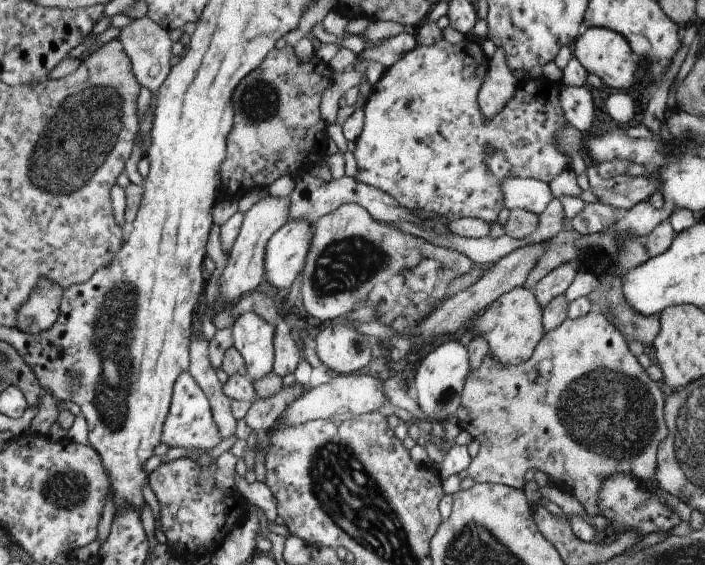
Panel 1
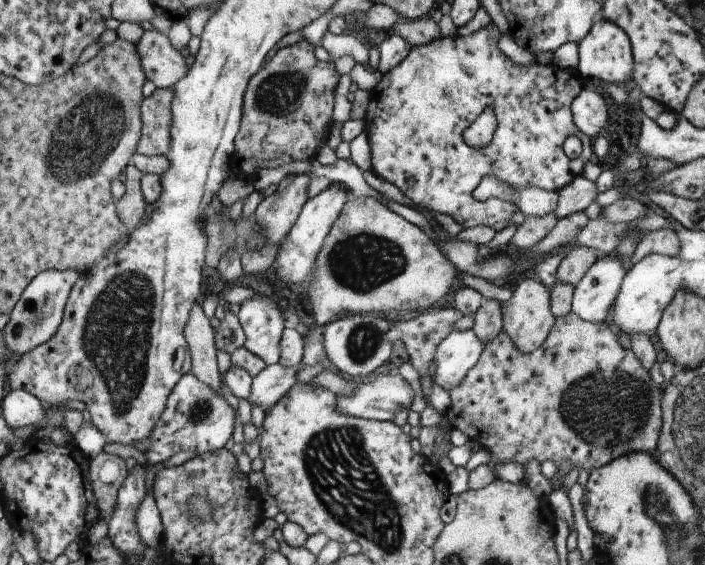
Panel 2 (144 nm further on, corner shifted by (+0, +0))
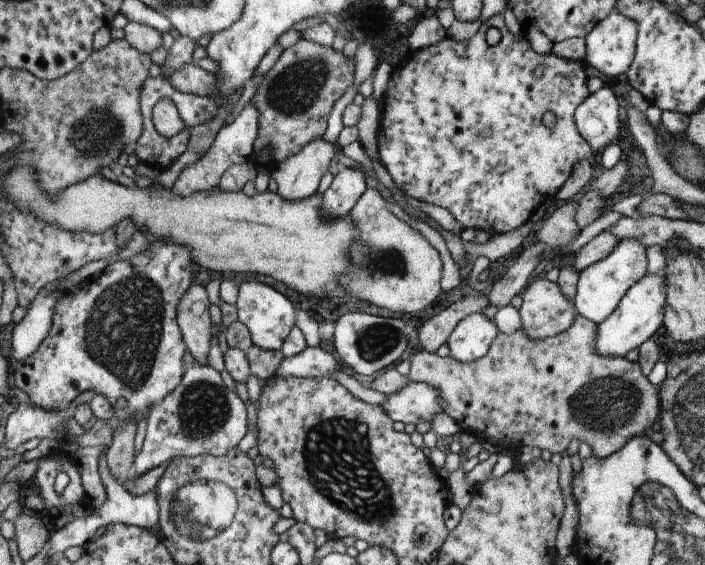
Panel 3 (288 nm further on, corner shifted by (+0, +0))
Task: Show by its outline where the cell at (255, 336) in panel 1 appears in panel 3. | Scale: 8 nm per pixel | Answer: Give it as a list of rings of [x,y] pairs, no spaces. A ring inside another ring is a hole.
[[[257,280],[241,284],[237,314],[239,314],[239,320],[243,320],[243,324],[249,326],[255,346],[271,350],[271,352],[283,350],[289,334],[295,328],[295,304],[283,292]]]

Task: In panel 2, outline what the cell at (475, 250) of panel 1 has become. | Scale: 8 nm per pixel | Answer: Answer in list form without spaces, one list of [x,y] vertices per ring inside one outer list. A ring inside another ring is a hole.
[[[581,174],[575,176],[571,180],[571,184],[563,186],[559,192],[557,192],[557,204],[555,204],[555,218],[557,220],[563,220],[567,218],[569,214],[575,214],[575,212],[583,212],[583,208],[587,208],[589,204],[595,202],[595,196],[599,192],[595,190],[595,182],[589,182],[585,180]]]

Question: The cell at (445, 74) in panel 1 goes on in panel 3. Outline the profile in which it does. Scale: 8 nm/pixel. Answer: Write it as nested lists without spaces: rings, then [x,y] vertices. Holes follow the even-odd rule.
[[[503,14],[491,16],[489,20],[485,20],[479,30],[475,32],[475,36],[471,36],[469,40],[455,40],[451,34],[447,38],[443,38],[441,42],[423,48],[423,50],[415,50],[409,52],[399,66],[393,72],[393,80],[389,82],[389,92],[385,98],[385,106],[383,106],[383,118],[381,118],[381,134],[379,134],[379,152],[381,152],[381,162],[385,166],[385,170],[391,174],[395,186],[403,192],[403,196],[411,196],[419,202],[427,202],[427,204],[435,204],[441,208],[447,208],[453,218],[461,224],[461,228],[473,228],[473,230],[485,230],[491,236],[499,236],[511,230],[521,228],[525,222],[529,222],[529,218],[533,214],[537,214],[537,206],[547,204],[549,200],[555,200],[555,194],[561,190],[561,186],[565,184],[565,180],[573,174],[573,166],[581,160],[591,158],[591,146],[581,138],[581,134],[577,132],[575,120],[573,120],[573,112],[577,110],[577,106],[589,96],[587,92],[587,76],[585,76],[585,66],[581,62],[571,62],[571,60],[563,60],[555,54],[535,54],[529,48],[527,38],[521,34],[521,38],[517,38],[515,34],[511,34],[511,30],[507,30],[505,26],[505,18]],[[489,28],[497,28],[501,38],[499,44],[495,46],[487,46],[485,42],[485,32]],[[543,66],[543,74],[539,78],[533,76],[533,70]]]

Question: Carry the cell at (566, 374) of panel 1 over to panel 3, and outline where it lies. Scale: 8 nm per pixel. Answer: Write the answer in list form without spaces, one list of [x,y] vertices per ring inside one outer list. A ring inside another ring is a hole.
[[[577,314],[573,326],[567,328],[567,330],[563,330],[563,332],[559,332],[559,334],[555,334],[553,338],[533,340],[523,328],[515,330],[513,334],[497,334],[495,340],[491,342],[489,350],[485,352],[485,356],[481,356],[479,360],[473,360],[473,362],[459,362],[459,360],[455,360],[455,358],[451,358],[451,356],[441,358],[441,356],[435,356],[435,354],[431,354],[431,352],[419,352],[419,354],[415,354],[415,356],[411,358],[411,370],[409,370],[407,376],[401,376],[397,370],[387,370],[383,376],[379,376],[379,378],[375,378],[373,382],[369,382],[367,388],[391,396],[391,394],[397,394],[399,390],[403,390],[403,388],[409,386],[409,384],[429,384],[429,386],[433,386],[433,388],[439,390],[439,394],[441,394],[441,398],[443,398],[443,412],[455,420],[455,424],[459,426],[459,432],[465,432],[467,428],[471,428],[475,436],[479,436],[481,440],[491,438],[491,440],[495,440],[495,444],[501,446],[503,450],[507,450],[507,448],[511,448],[511,446],[517,448],[517,450],[519,450],[521,446],[537,446],[539,450],[549,450],[551,456],[553,456],[555,452],[557,452],[557,454],[563,454],[563,450],[567,448],[567,444],[575,438],[575,440],[579,440],[579,442],[587,442],[595,458],[607,458],[607,456],[611,456],[613,452],[617,452],[621,446],[625,446],[625,442],[629,442],[633,436],[651,434],[651,430],[657,428],[657,418],[659,418],[661,406],[659,406],[659,388],[647,382],[647,376],[643,374],[639,362],[635,364],[635,362],[629,362],[629,360],[625,360],[625,358],[603,358],[603,356],[599,356],[599,354],[595,352],[595,330],[597,330],[597,324],[595,324],[595,322],[585,320],[583,316]]]

